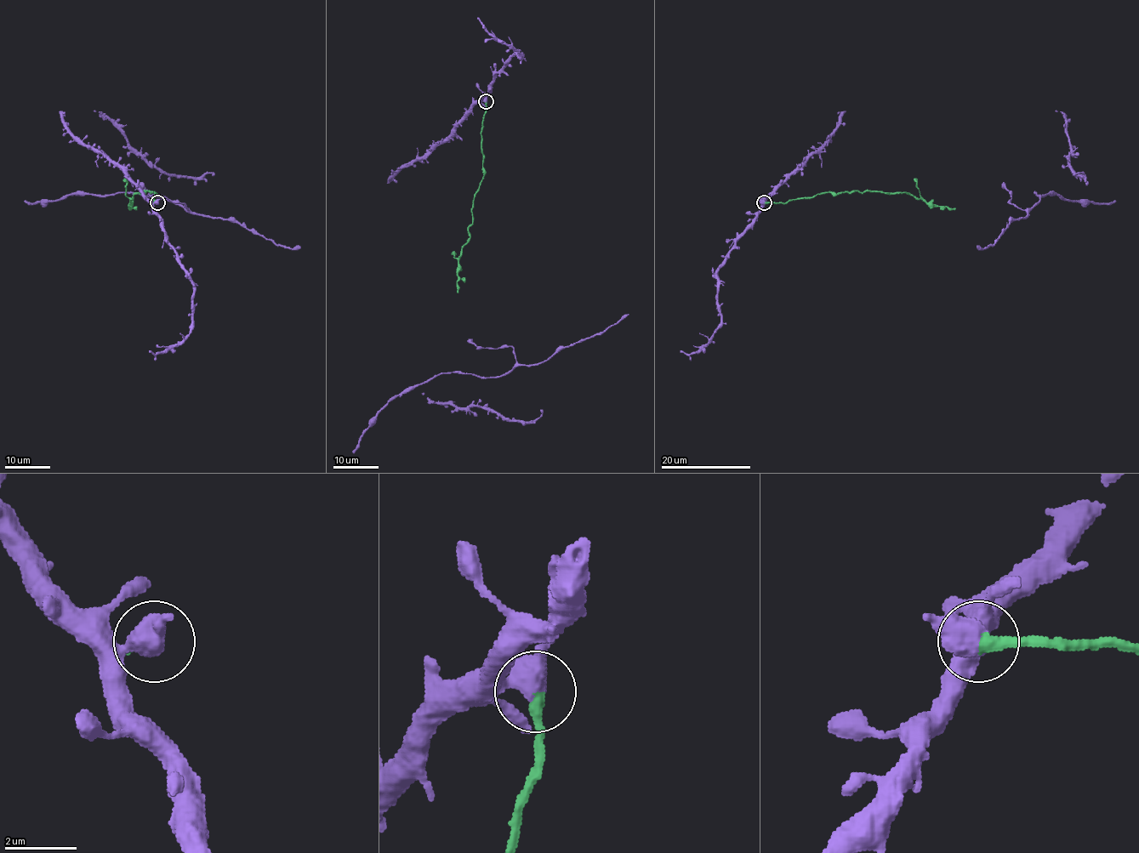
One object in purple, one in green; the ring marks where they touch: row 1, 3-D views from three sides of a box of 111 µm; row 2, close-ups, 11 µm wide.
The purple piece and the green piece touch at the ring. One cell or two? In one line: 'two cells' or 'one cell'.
two cells

